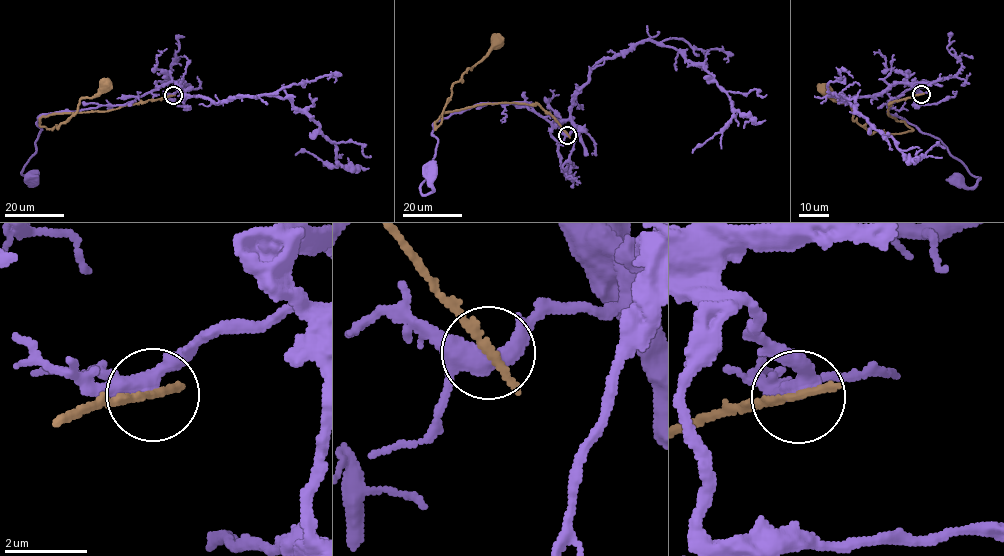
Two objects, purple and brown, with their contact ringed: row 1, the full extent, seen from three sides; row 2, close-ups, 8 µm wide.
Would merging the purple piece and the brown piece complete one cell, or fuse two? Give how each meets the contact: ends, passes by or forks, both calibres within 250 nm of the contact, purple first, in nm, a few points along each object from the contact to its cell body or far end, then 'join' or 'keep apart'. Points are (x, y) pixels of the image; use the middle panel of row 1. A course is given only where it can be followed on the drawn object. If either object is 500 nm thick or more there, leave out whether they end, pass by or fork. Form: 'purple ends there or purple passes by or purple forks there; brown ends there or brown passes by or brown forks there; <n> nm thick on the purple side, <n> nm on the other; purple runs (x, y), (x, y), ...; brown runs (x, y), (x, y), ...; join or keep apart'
purple forks there; brown ends there; 360 nm thick on the purple side, 240 nm on the other; purple runs (567, 135), (568, 120), (552, 125), (521, 102), (476, 104), (433, 124), (423, 194), (430, 172); brown runs (567, 135), (539, 105), (516, 102), (444, 112), (435, 122), (435, 129), (452, 85), (485, 56), (496, 40); keep apart

